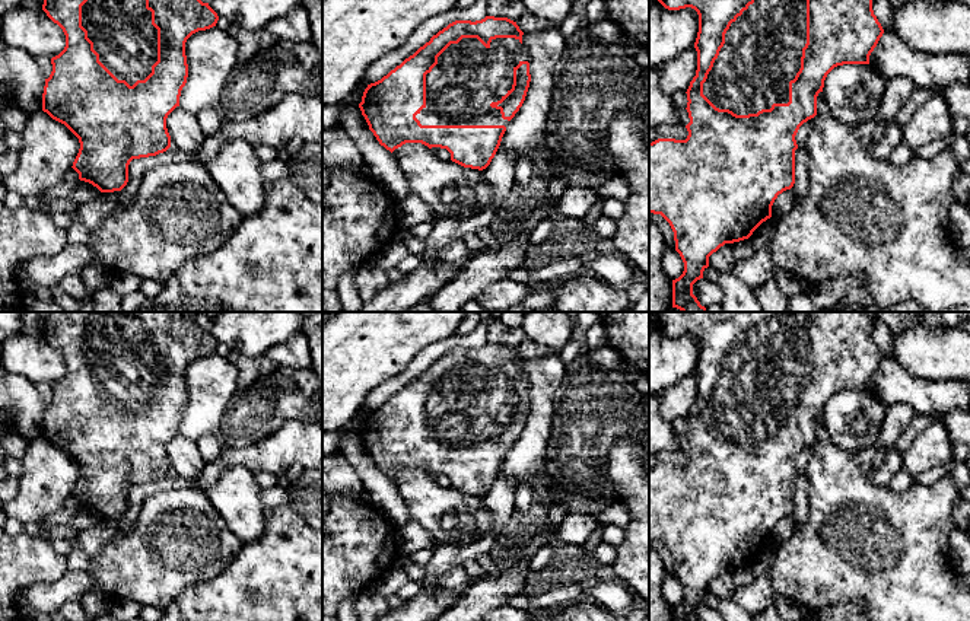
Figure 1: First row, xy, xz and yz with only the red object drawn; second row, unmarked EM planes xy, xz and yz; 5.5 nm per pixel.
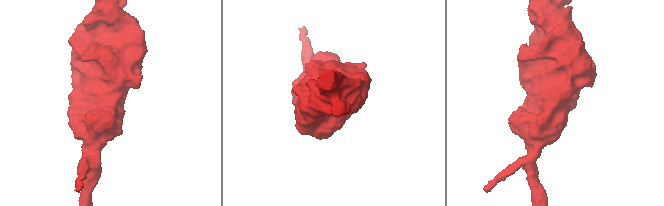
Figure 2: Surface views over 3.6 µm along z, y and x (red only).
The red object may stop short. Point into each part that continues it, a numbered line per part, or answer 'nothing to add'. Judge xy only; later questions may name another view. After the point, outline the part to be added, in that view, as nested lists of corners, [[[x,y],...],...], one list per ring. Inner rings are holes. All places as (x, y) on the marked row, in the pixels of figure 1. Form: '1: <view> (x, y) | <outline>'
1: xy (121, 31) | [[[88,0],[82,6],[82,26],[99,54],[99,61],[118,79],[133,86],[152,73],[158,61],[158,29],[152,25],[152,12],[146,9],[146,0]]]

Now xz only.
1: xz (468, 77) | [[[462,38],[451,44],[438,64],[426,74],[426,106],[416,115],[422,125],[508,125],[500,109],[492,102],[500,101],[513,85],[513,69],[528,61],[519,39],[496,38],[486,48],[477,38]]]

